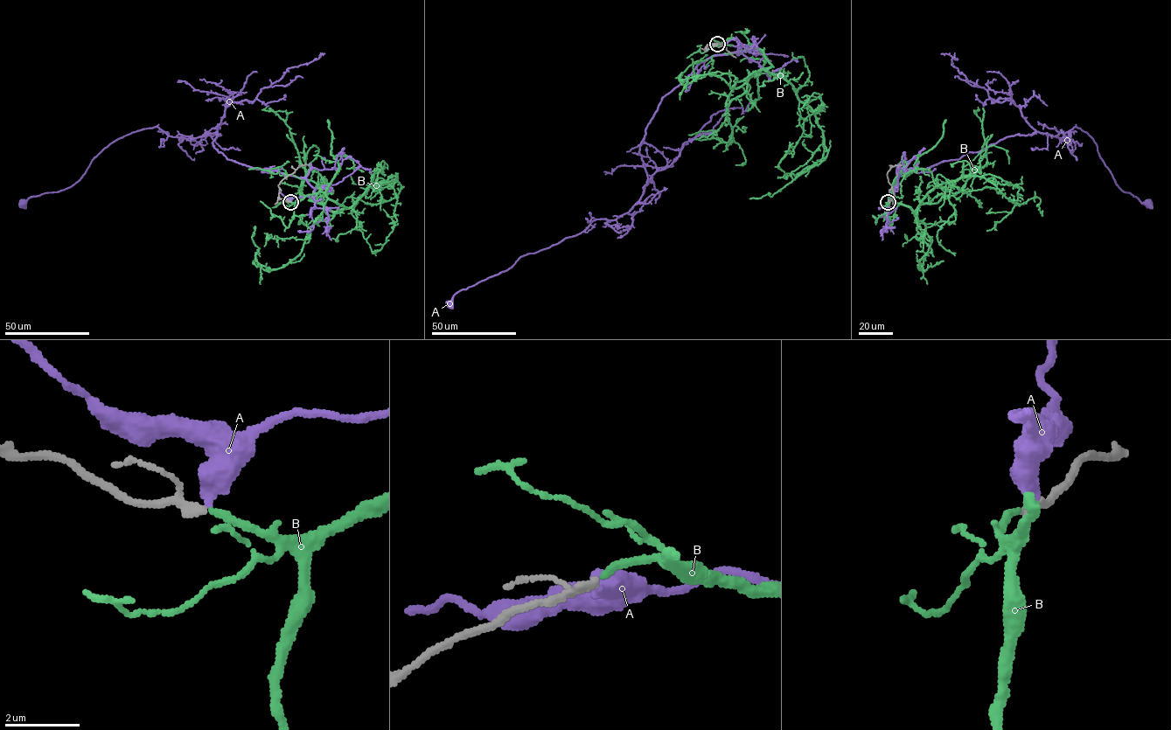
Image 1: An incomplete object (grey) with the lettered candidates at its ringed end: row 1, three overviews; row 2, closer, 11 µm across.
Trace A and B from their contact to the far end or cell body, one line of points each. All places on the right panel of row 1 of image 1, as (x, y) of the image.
A: (888, 201), (904, 170), (1012, 135), (1063, 138), (1076, 127), (1094, 141), (1121, 190), (1149, 203)
B: (888, 202), (891, 192), (895, 202), (914, 212), (937, 186), (977, 176), (1016, 204), (1038, 197), (1042, 211)

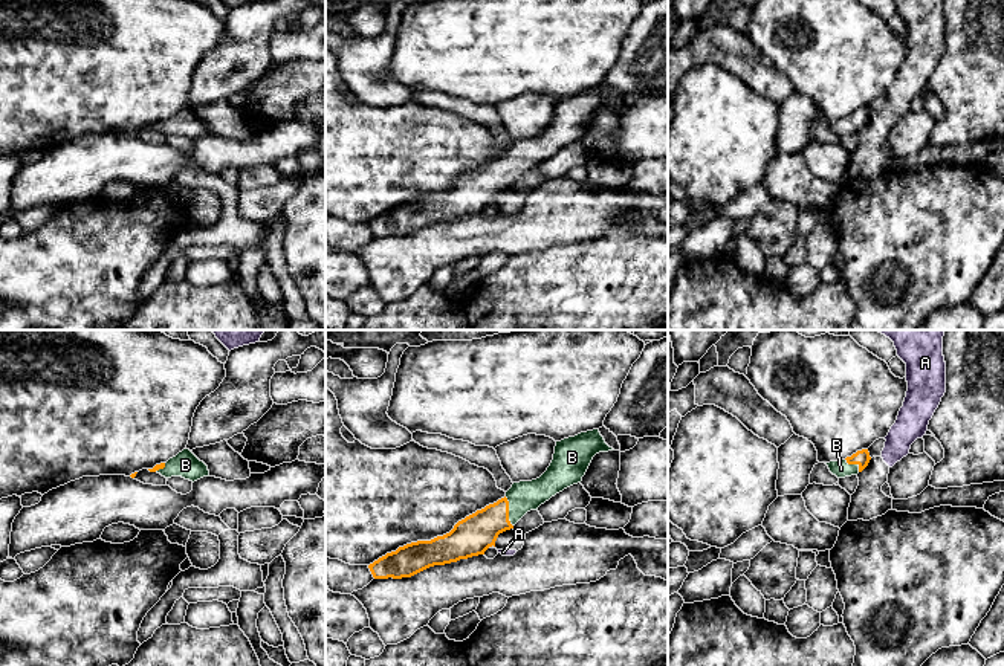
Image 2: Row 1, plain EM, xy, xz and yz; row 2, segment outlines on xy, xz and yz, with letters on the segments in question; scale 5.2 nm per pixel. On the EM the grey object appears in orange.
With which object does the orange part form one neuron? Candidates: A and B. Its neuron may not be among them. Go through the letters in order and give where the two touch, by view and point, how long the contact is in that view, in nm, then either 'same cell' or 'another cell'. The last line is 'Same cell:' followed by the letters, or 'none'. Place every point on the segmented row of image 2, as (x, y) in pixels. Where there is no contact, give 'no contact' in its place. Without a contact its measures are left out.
A: no contact; another cell
B: meets orange in xz at (508, 512); contact 170 nm long; same cell
Same cell: B

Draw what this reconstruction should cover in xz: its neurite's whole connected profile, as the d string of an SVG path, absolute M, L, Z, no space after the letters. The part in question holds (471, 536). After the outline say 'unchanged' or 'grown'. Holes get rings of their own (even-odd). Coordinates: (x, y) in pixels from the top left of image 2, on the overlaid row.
M599 429L556 441L547 470L536 480L513 483L506 496L458 521L454 529L431 541L417 541L387 553L368 565L374 579L411 577L429 567L484 554L500 533L530 510L538 510L564 489L582 481L593 457L614 451Z; grown

